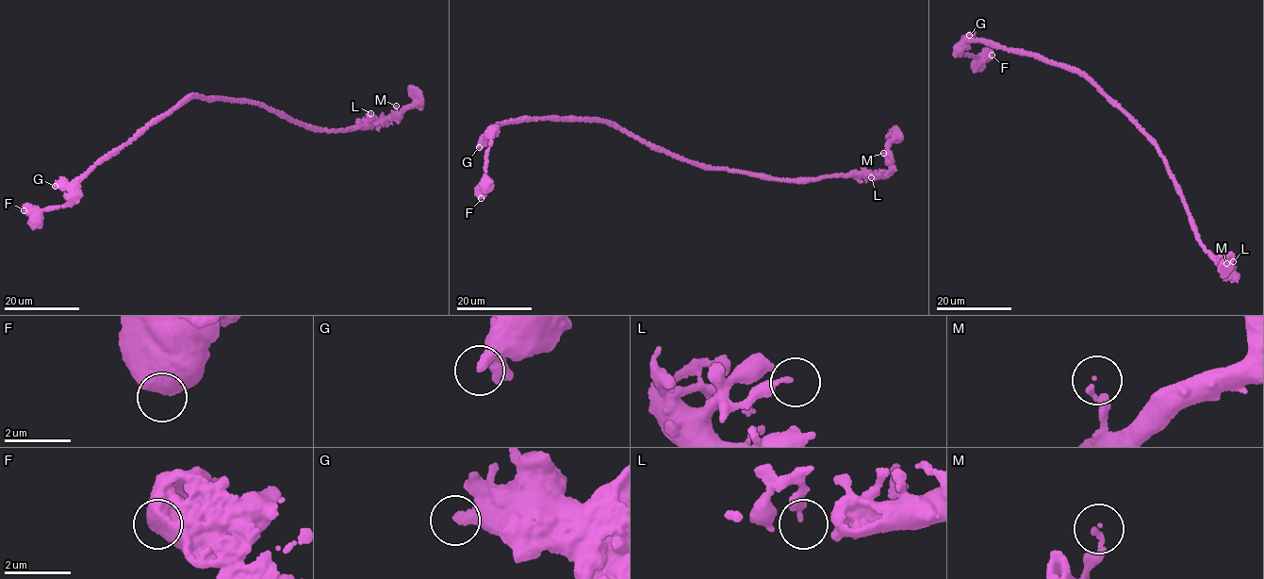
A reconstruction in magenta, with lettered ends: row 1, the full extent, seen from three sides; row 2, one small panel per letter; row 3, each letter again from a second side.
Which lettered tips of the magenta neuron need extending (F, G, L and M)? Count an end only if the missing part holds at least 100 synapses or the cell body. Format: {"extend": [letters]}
{"extend": []}

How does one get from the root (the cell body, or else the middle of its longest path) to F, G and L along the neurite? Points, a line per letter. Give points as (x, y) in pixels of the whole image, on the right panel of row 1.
F: (1114, 105), (1080, 73), (1037, 54), (1007, 49), (973, 39), (959, 54), (992, 55)
G: (1114, 105), (1077, 71), (1024, 50), (1007, 49), (988, 41), (965, 38), (969, 35)
L: (1114, 105), (1150, 137), (1158, 149), (1205, 248), (1222, 266), (1233, 261)

